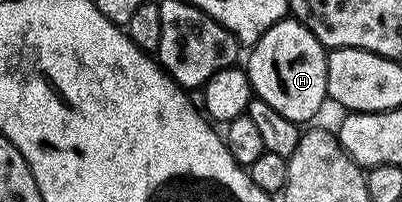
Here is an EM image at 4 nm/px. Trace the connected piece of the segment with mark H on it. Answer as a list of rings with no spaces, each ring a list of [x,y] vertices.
[[[292,16],[279,20],[270,30],[266,30],[266,34],[262,34],[257,44],[251,45],[249,52],[252,53],[248,56],[246,71],[253,93],[259,99],[274,106],[274,110],[278,110],[282,118],[290,118],[298,125],[303,125],[304,120],[312,120],[319,114],[320,107],[328,100],[328,52],[324,44],[318,42],[318,38],[315,38],[300,20]]]

